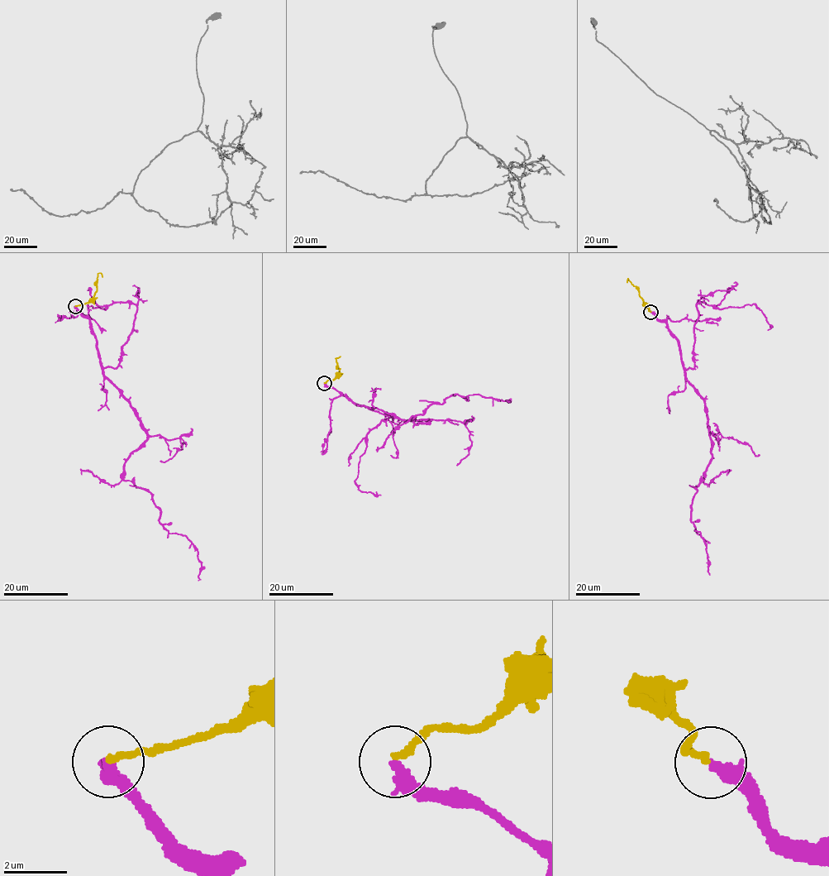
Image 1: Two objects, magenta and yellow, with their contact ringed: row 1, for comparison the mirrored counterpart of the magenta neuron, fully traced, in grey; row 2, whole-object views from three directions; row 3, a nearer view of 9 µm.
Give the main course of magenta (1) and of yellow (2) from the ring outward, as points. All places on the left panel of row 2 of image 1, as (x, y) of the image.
1: (75, 306), (89, 320), (102, 373), (145, 433), (124, 479), (147, 489), (159, 522), (197, 552), (198, 580)
2: (75, 306), (85, 303), (93, 297), (97, 274), (100, 273), (102, 277)

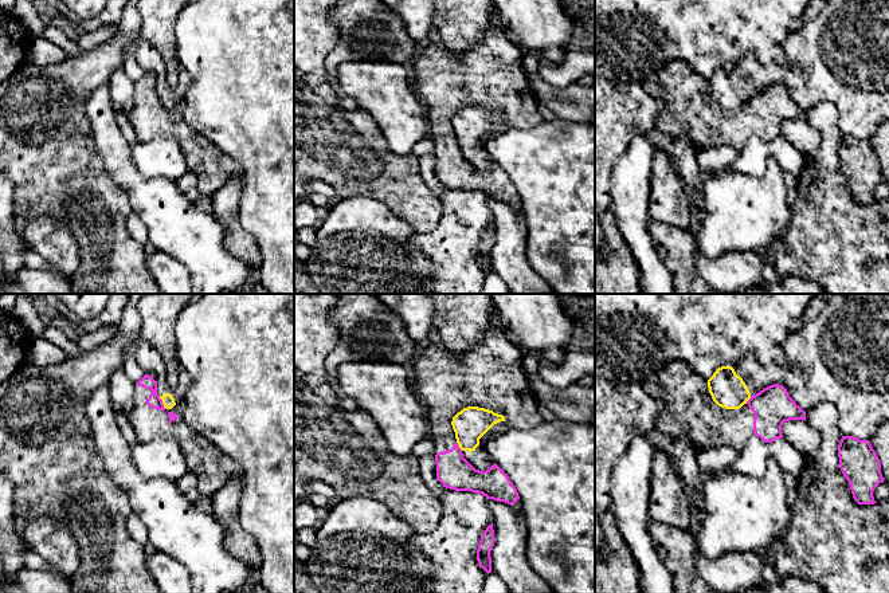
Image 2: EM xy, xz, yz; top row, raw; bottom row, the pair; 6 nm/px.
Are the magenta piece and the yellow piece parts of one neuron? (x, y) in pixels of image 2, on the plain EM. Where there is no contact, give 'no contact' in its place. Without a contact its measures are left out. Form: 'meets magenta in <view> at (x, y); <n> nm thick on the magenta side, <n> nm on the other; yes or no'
meets magenta in xy at (161, 102); 80 nm thick on the magenta side, 70 nm on the other; no

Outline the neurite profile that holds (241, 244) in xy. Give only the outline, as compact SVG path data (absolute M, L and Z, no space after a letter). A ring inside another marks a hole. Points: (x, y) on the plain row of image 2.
M240 174L230 178L211 195L212 215L224 228L224 248L234 258L258 268L262 263L261 250L252 235L246 232L238 216L238 204L243 189Z

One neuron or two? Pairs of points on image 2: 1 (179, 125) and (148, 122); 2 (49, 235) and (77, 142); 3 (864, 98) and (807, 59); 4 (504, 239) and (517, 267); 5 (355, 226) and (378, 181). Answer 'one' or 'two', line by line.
1: one
2: two
3: one
4: one
5: two

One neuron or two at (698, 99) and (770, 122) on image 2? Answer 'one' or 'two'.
one

